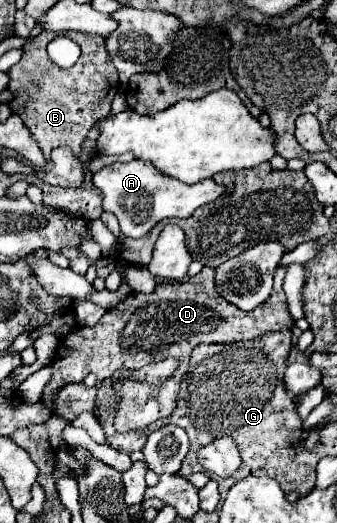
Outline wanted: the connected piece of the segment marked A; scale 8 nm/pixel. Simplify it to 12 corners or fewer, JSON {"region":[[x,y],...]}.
{"region":[[137,159],[93,175],[121,233],[191,217],[225,189],[185,185]]}

